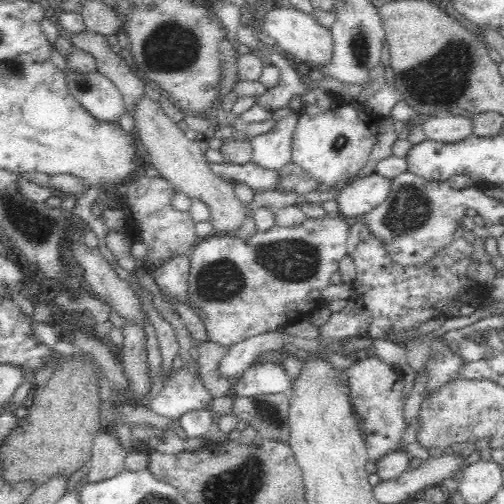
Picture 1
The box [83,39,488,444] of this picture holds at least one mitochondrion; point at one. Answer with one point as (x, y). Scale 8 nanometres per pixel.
(441, 79)

